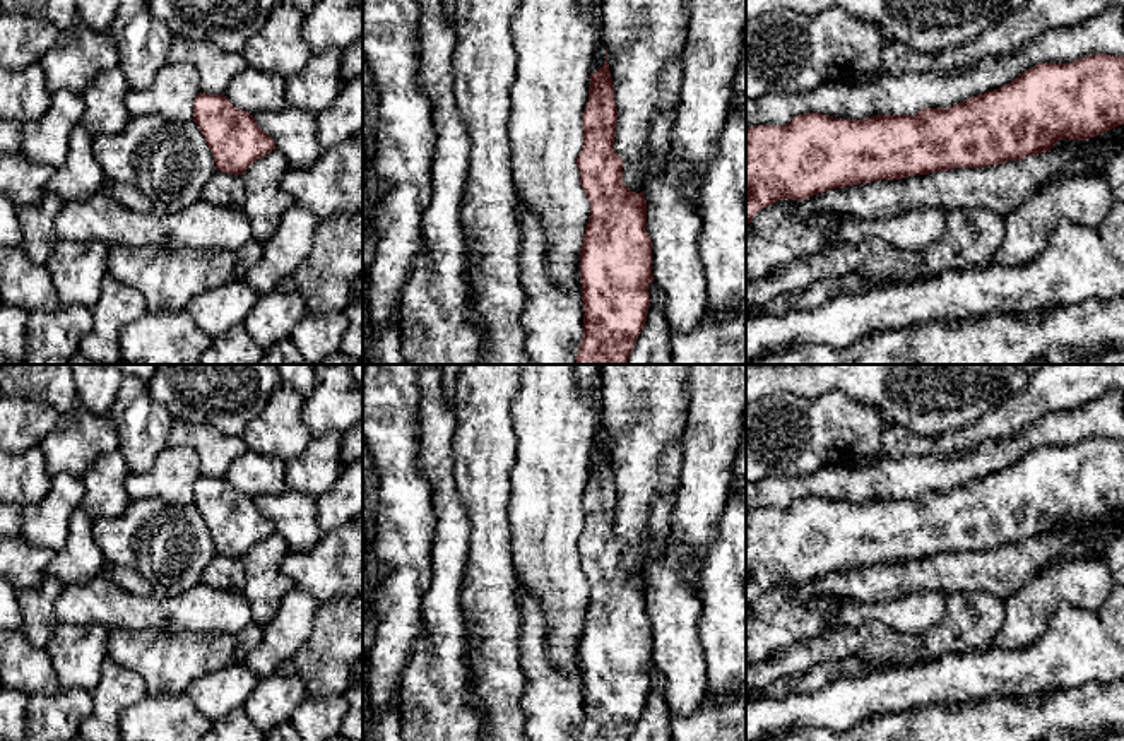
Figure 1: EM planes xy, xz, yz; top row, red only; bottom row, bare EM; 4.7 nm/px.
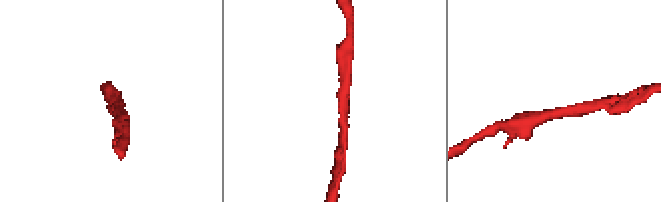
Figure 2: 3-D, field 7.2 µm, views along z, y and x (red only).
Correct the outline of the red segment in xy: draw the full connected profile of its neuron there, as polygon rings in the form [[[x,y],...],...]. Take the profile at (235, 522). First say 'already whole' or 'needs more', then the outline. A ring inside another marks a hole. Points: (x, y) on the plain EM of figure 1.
already whole; [[[200,476],[193,486],[193,505],[200,512],[216,553],[243,558],[257,542],[275,532],[275,525],[224,477]]]

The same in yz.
already whole; [[[1095,436],[1069,447],[1038,447],[1006,469],[949,491],[924,491],[915,498],[878,498],[866,503],[821,496],[794,500],[787,508],[746,512],[746,608],[778,584],[806,584],[833,572],[878,563],[902,563],[956,551],[985,551],[1050,534],[1059,524],[1086,524],[1124,508],[1124,440]]]

